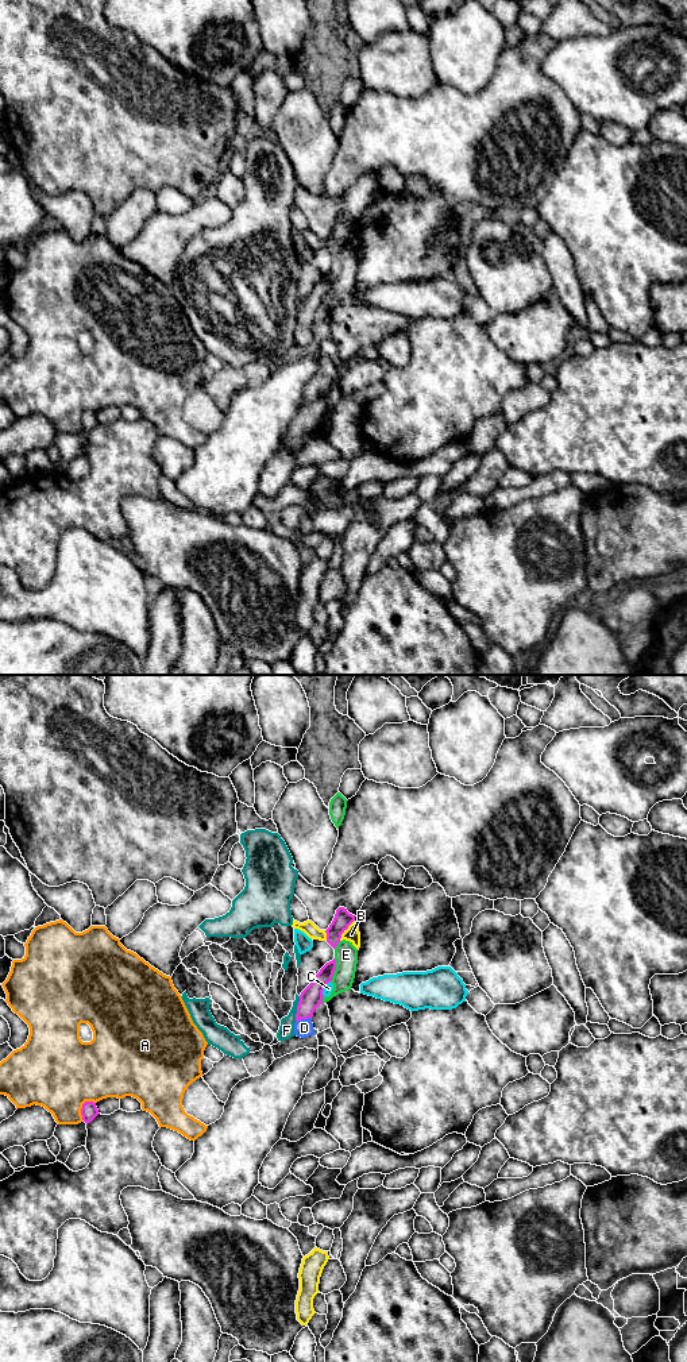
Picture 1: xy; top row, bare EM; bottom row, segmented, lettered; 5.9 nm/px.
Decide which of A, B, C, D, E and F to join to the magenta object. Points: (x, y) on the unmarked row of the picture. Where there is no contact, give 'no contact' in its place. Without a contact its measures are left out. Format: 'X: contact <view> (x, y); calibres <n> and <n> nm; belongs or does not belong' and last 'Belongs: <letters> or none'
A: contact xy (83, 415); calibres 100 and 460 nm; does not belong
B: contact xy (346, 238); calibres 100 and 90 nm; does not belong
C: contact xy (324, 296); calibres 140 and 50 nm; does not belong
D: contact xy (303, 327); calibres 140 and 110 nm; belongs
E: contact xy (335, 278); calibres 140 and 140 nm; does not belong
F: contact xy (297, 317); calibres 140 and 100 nm; does not belong
Belongs: D

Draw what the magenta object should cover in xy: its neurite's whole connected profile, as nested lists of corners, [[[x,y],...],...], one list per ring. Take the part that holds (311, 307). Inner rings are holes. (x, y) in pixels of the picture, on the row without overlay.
[[[333,267],[320,278],[312,292],[301,301],[294,332],[297,346],[305,347],[314,344],[312,325],[314,319],[323,312],[323,300],[332,290],[335,279],[336,269]]]

